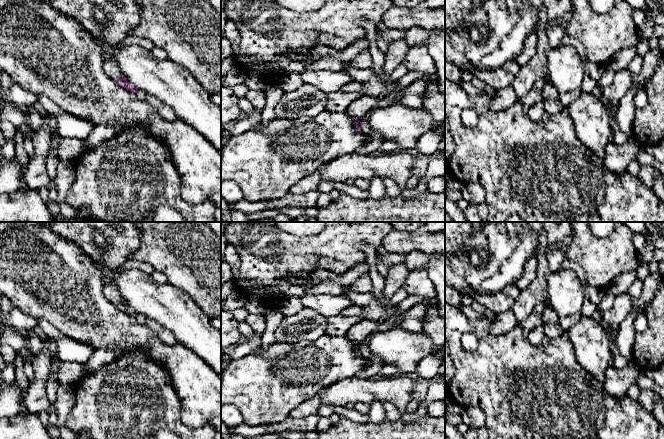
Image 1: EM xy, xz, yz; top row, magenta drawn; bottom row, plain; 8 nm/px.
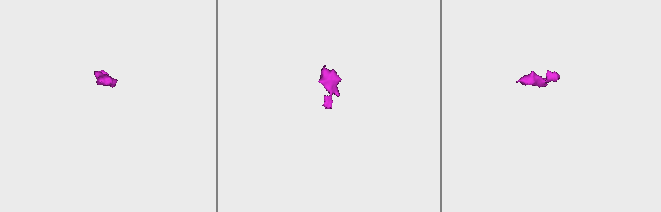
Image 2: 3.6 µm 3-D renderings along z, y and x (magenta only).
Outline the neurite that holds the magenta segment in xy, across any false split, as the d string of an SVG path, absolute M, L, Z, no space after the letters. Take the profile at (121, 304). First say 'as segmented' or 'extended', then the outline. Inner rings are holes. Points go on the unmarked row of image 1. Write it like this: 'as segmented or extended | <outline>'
extended | M106 282L103 287L103 294L106 299L112 304L116 305L120 310L124 311L128 315L131 315L136 318L138 313L129 307L125 301L122 299L122 296L113 282Z

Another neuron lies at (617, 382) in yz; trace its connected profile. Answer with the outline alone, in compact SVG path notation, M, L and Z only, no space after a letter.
M633 360L624 369L610 365L605 371L605 390L613 397L620 398L626 395L628 389L636 383L637 378L644 373Z

